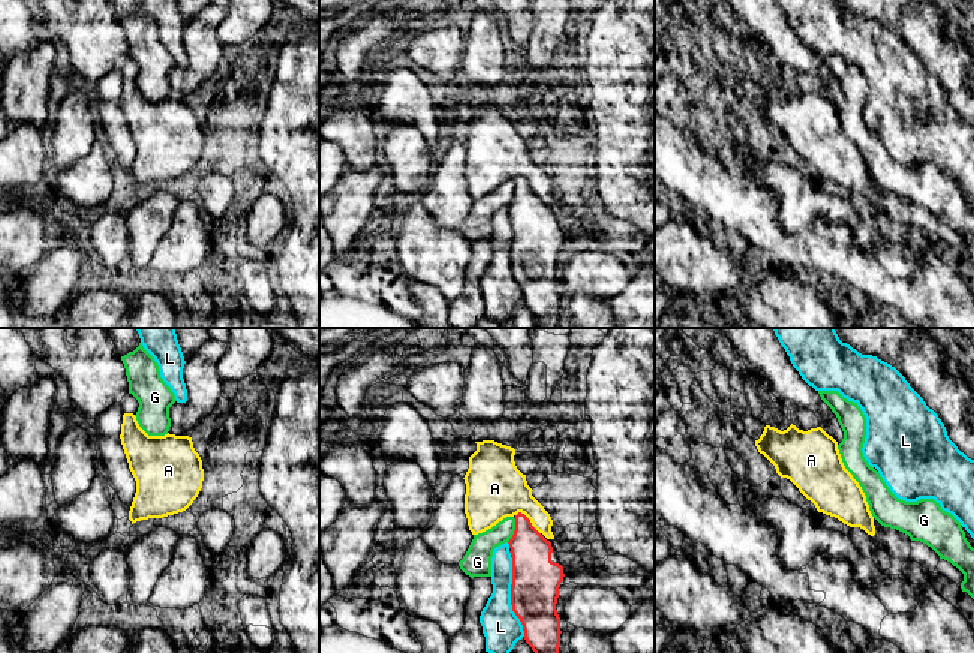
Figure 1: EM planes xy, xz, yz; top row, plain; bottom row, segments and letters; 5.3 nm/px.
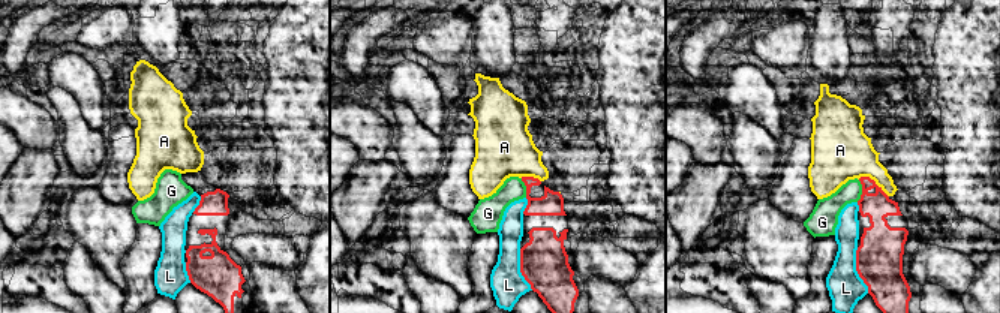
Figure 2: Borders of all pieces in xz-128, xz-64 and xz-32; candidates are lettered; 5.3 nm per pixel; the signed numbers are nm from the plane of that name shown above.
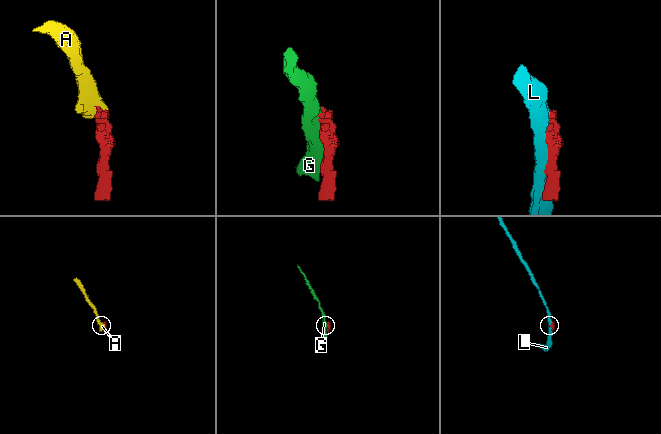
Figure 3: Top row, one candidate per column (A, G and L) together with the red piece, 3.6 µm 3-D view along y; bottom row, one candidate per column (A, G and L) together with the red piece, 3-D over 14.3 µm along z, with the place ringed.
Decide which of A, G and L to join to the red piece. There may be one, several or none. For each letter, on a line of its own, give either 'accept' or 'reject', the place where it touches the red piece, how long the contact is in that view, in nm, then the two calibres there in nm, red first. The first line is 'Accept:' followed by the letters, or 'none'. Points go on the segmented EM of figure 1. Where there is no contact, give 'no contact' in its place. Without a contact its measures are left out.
Accept: none
A: reject; meets red in xz at (529, 520); contact 170 nm long; 220 nm thick on the red side, 320 nm on the other
G: reject; meets red in xz at (514, 530); contact 140 nm long; 240 nm thick on the red side, 140 nm on the other
L: reject; meets red in xz at (511, 596); contact 440 nm long; 260 nm thick on the red side, 200 nm on the other

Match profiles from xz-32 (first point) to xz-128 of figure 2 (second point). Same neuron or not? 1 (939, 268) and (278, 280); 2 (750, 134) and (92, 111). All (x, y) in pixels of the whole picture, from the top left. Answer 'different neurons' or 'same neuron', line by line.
1: different neurons
2: different neurons

